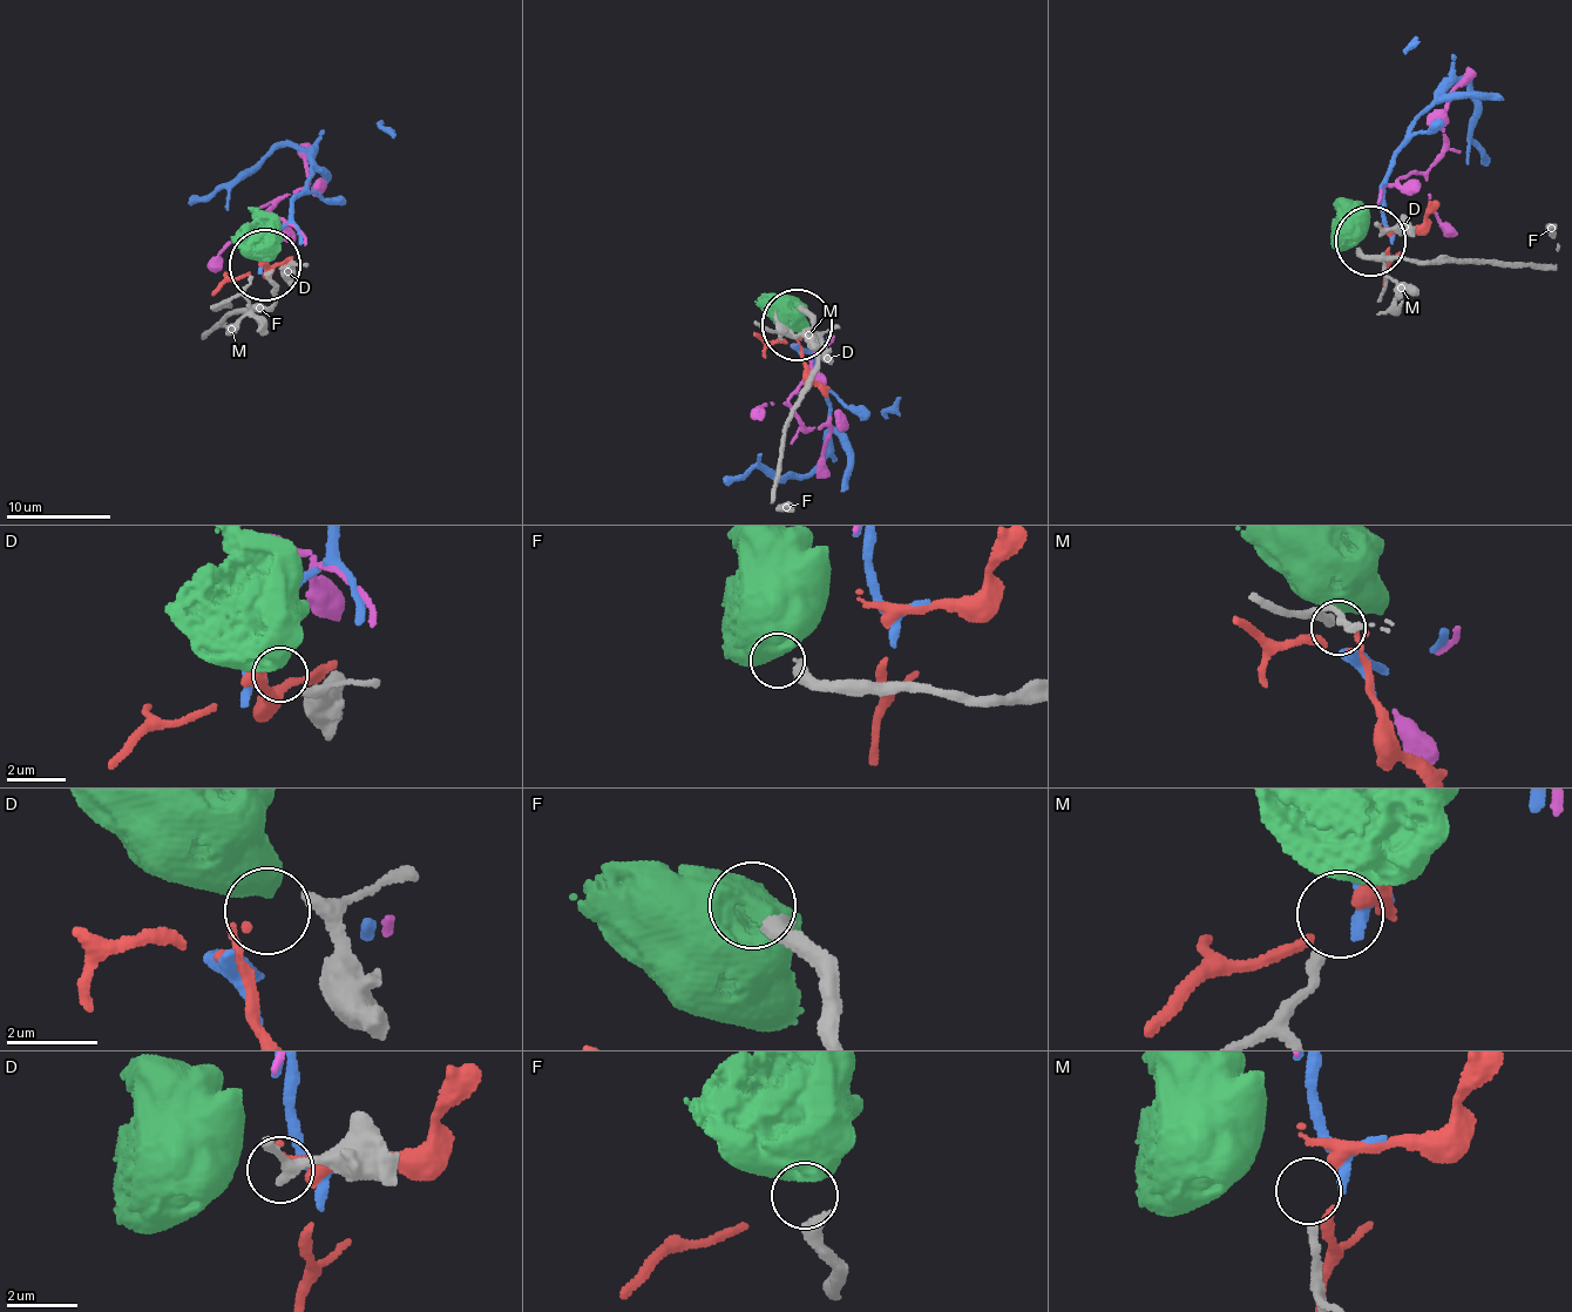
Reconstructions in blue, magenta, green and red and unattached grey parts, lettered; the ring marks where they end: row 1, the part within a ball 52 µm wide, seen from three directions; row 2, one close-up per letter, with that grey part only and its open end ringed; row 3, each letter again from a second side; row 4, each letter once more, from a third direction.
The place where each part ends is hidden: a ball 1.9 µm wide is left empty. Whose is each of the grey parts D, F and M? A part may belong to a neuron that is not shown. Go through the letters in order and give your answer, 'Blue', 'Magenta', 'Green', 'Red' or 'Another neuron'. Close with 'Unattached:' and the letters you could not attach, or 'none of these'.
D: Red
F: Green
M: Another neuron
Unattached: M

